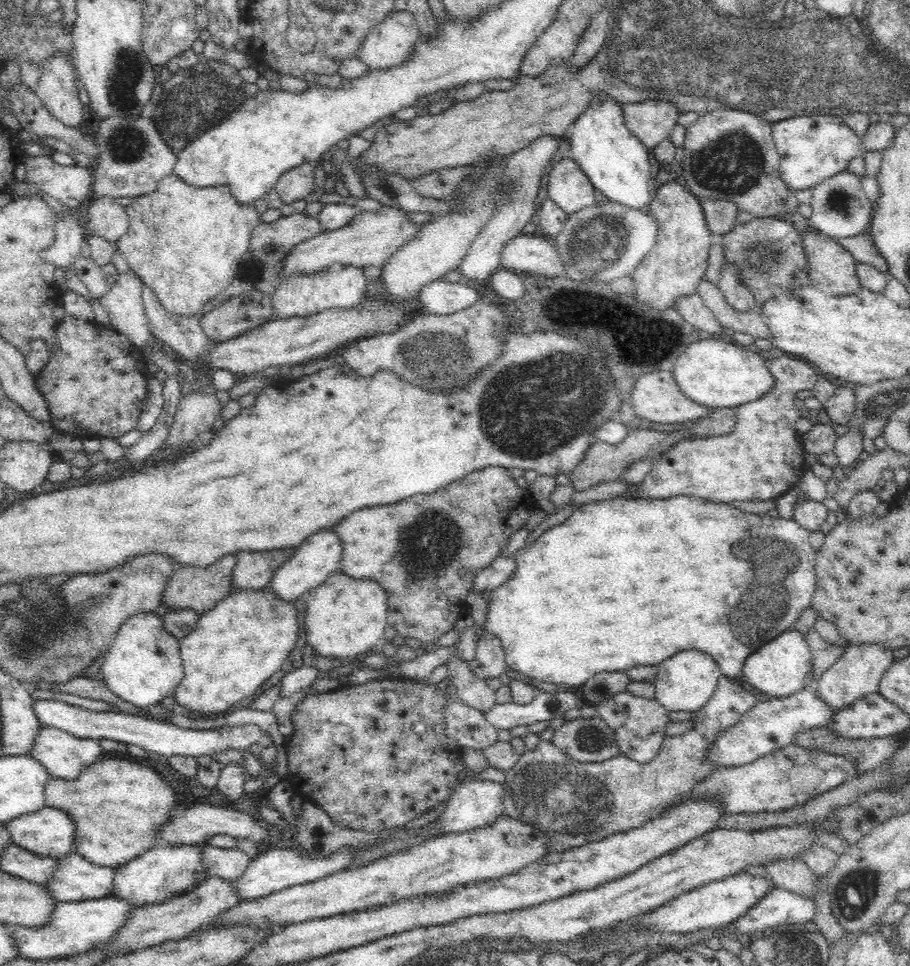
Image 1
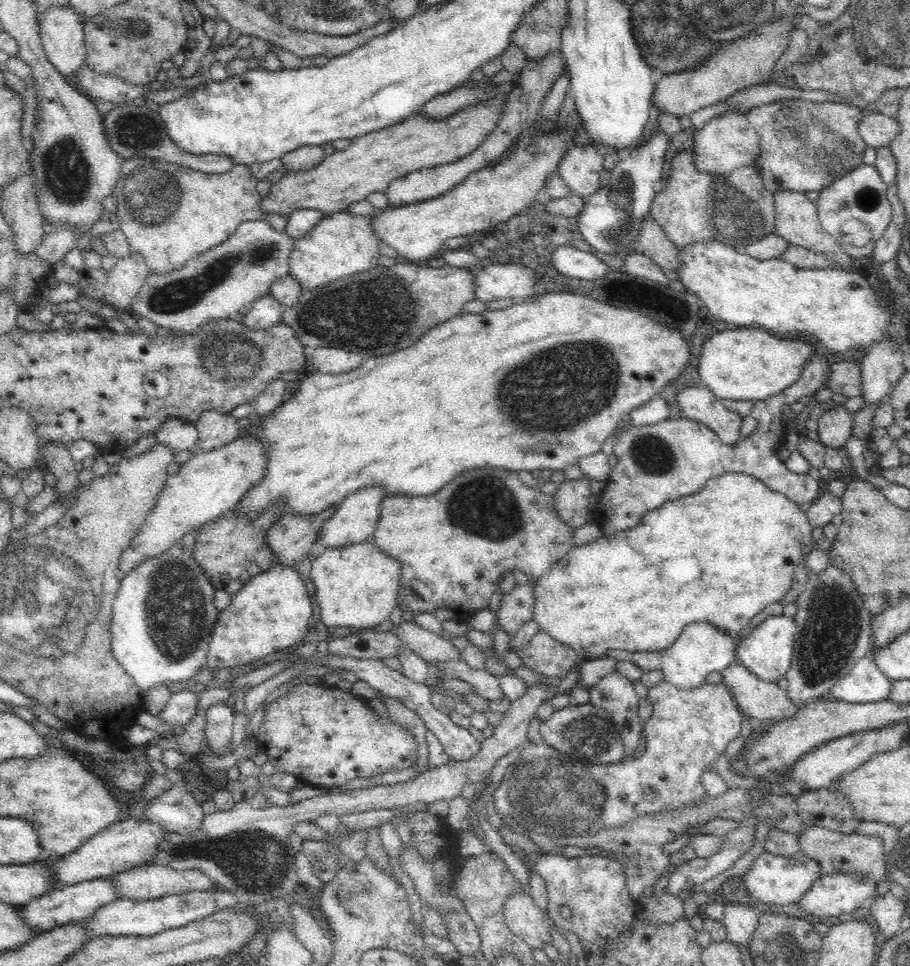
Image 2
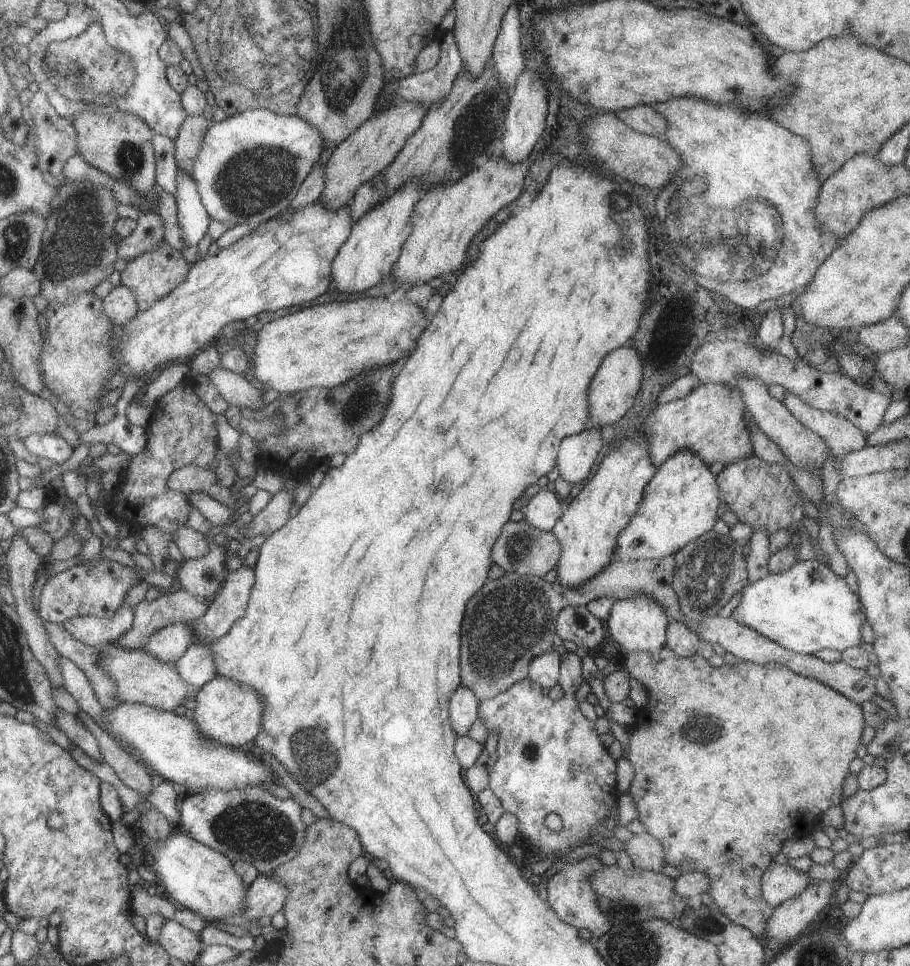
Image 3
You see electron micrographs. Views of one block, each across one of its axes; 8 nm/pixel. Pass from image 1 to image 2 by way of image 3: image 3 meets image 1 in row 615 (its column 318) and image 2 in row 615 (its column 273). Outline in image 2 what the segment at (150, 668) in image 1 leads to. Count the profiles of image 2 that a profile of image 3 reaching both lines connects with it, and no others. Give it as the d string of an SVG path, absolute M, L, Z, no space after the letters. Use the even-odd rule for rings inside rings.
M180 541L176 542L172 548L167 551L161 552L155 557L147 558L140 564L137 564L128 574L125 574L120 581L119 591L112 603L112 616L111 616L111 647L114 653L114 658L124 667L124 671L136 682L136 686L140 692L147 691L147 688L155 687L160 684L171 684L174 682L183 683L187 679L191 679L200 668L206 665L207 652L209 642L212 638L212 630L216 624L216 618L219 610L214 605L214 592L216 587L212 585L212 581L208 579L208 575L204 573L204 569L200 567L200 563L196 561L194 553L191 550L184 550Z

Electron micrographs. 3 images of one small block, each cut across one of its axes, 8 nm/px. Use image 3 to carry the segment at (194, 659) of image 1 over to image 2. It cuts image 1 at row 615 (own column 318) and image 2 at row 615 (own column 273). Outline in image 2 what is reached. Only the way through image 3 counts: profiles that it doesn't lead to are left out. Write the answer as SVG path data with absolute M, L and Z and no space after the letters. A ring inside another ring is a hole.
M282 563L253 576L226 608L218 612L209 642L206 667L230 667L233 673L252 668L255 660L300 643L308 632L312 602L302 578L295 569Z

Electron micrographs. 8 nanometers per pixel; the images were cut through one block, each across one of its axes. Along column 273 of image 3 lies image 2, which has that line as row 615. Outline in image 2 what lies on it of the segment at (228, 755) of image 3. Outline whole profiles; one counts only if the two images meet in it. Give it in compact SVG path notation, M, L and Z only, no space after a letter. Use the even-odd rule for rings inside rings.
M784 614L768 616L760 625L748 629L737 644L736 658L749 672L768 683L786 677L795 645L795 619Z

